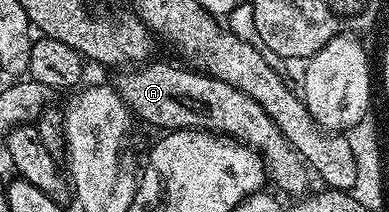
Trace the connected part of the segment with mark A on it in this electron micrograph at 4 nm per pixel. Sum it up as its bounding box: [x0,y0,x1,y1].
[114,61,310,196]

